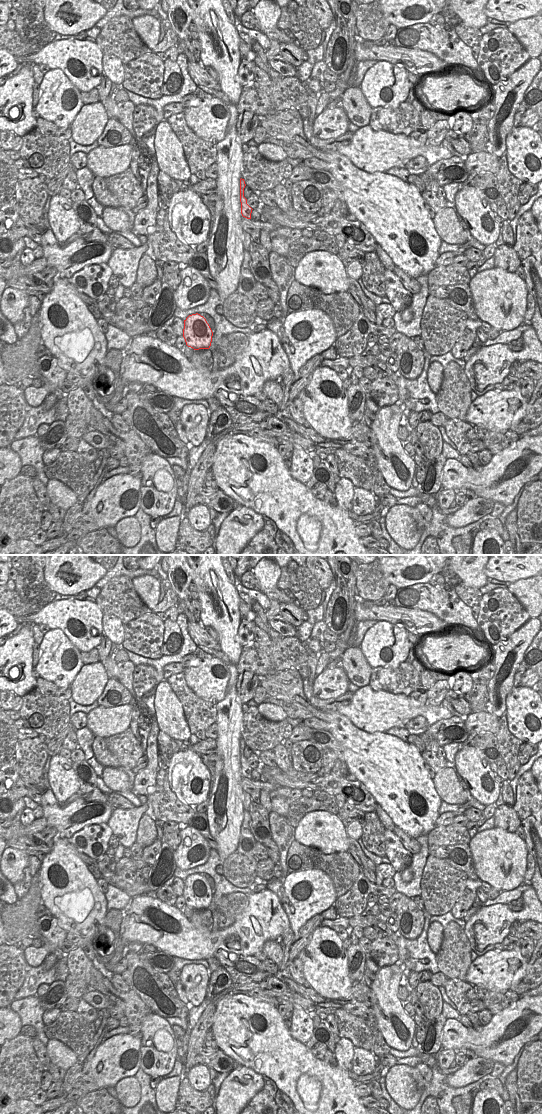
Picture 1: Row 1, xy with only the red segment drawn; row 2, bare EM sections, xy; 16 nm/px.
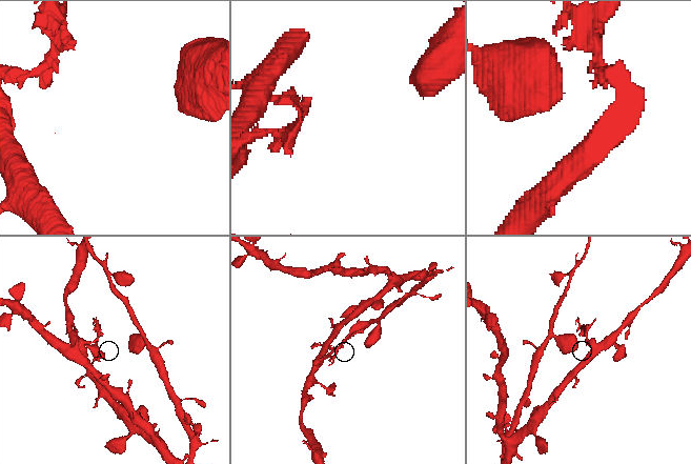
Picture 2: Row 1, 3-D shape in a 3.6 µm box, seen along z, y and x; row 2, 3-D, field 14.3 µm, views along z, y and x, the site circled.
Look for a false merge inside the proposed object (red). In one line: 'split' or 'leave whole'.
leave whole

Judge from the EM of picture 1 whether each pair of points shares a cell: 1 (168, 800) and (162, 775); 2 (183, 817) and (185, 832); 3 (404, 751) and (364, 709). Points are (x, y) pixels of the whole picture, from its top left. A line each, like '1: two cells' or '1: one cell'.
1: one cell
2: two cells
3: two cells

